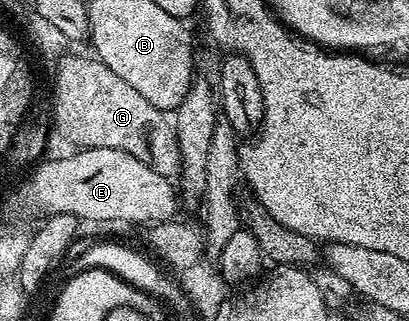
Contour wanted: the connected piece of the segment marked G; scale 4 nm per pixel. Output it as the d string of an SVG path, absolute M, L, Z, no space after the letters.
M67 55L58 57L59 65L55 68L54 131L63 134L76 149L125 150L125 154L133 154L133 158L145 162L157 174L178 177L181 154L168 113L137 94L98 58Z

